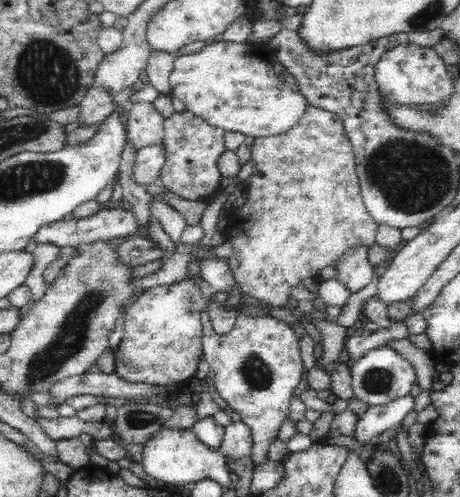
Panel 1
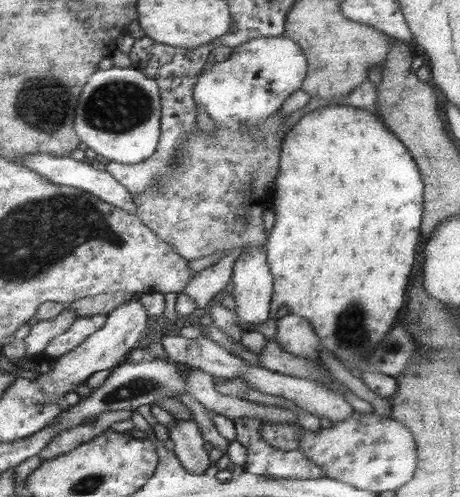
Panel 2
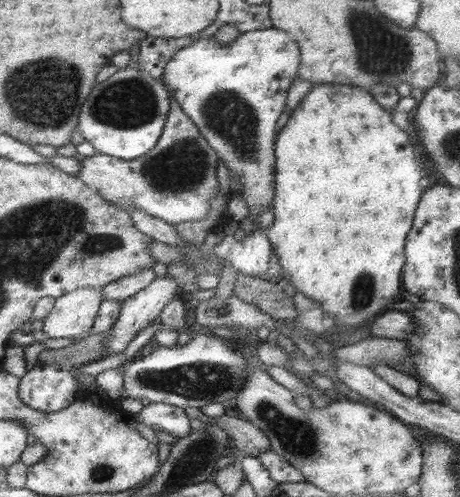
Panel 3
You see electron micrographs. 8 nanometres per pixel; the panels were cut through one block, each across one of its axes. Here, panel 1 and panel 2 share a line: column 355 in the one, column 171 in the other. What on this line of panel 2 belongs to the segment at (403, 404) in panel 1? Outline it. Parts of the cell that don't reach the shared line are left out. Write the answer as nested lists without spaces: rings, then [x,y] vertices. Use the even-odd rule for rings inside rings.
[[[179,422],[171,432],[169,438],[175,442],[175,454],[181,458],[183,466],[197,476],[203,476],[209,466],[213,466],[209,452],[205,450],[205,436],[197,422]]]

